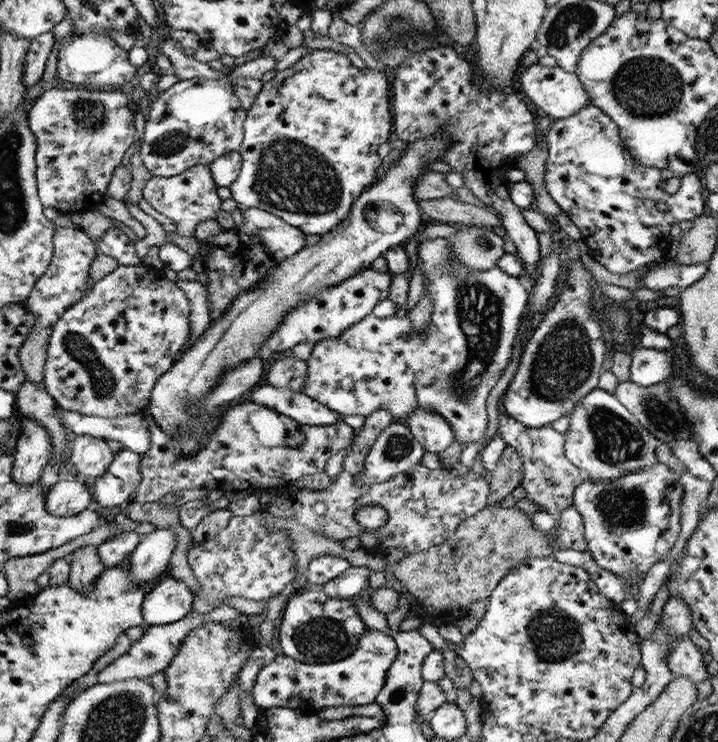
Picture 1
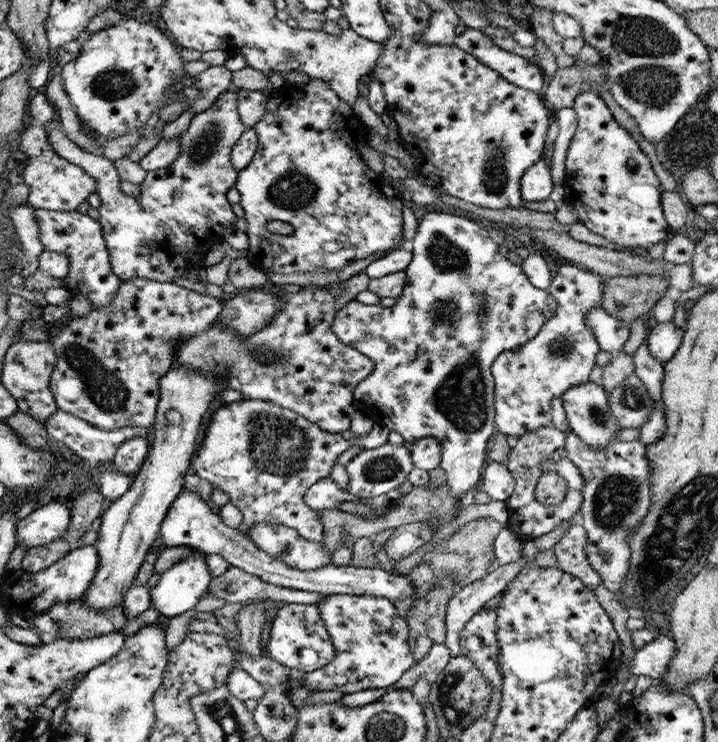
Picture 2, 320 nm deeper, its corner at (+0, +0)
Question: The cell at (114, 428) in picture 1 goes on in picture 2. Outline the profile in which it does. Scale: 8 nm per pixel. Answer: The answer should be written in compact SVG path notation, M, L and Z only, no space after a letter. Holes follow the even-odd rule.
M56 409L51 418L45 421L48 434L52 435L54 442L62 442L71 447L82 459L98 460L104 466L109 466L110 461L115 457L118 448L124 441L131 440L134 437L150 437L150 429L140 428L139 426L123 426L112 430L104 430L86 419L78 418L68 411Z

